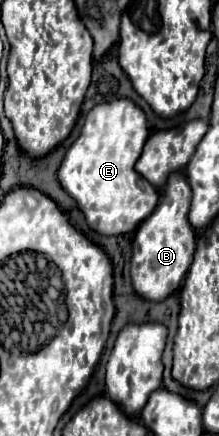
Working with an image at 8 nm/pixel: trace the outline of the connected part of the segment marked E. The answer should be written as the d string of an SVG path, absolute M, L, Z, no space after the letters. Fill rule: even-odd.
M115 100L97 104L85 120L81 136L67 150L57 180L61 188L77 202L89 228L103 236L119 236L135 232L141 220L149 218L149 212L159 202L159 192L133 170L141 156L145 140L149 136L147 120L141 108L131 100Z

